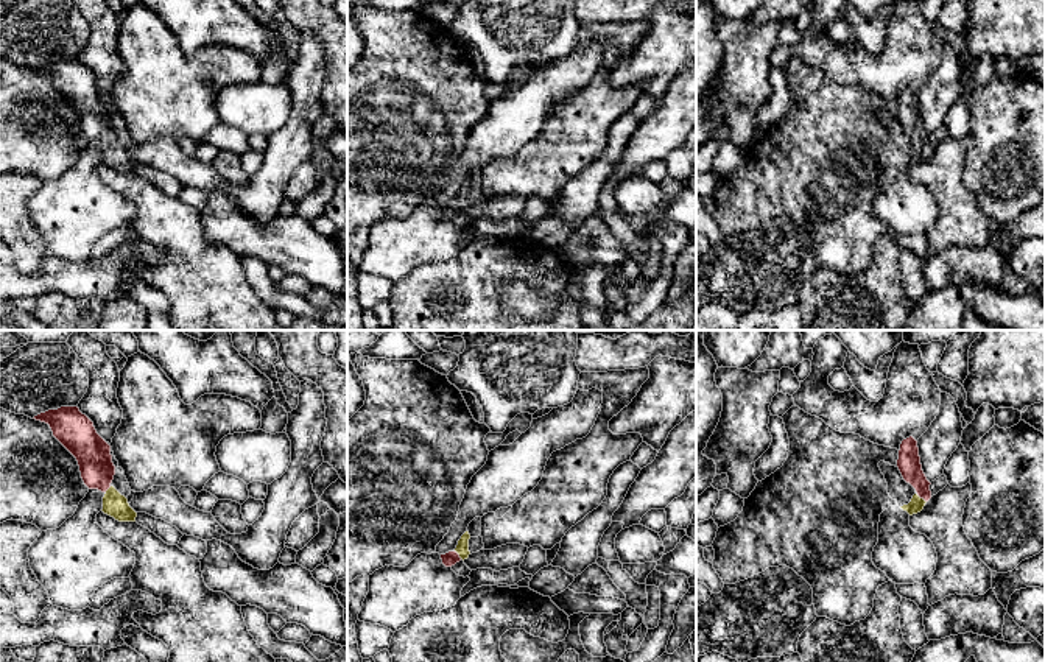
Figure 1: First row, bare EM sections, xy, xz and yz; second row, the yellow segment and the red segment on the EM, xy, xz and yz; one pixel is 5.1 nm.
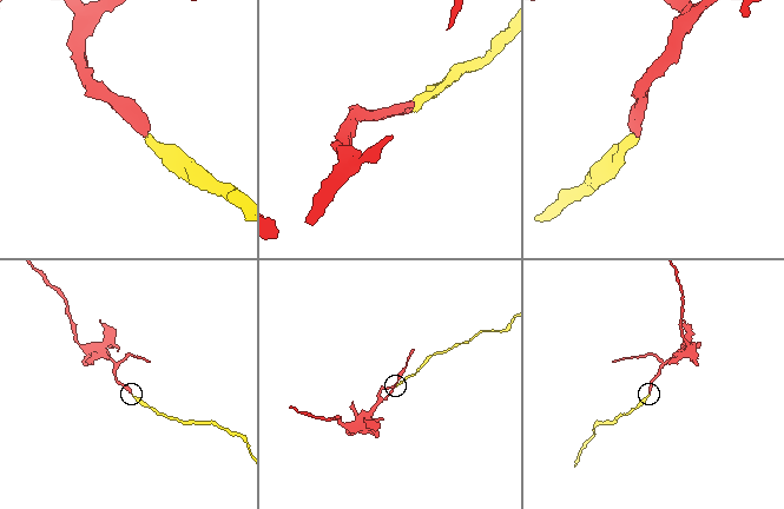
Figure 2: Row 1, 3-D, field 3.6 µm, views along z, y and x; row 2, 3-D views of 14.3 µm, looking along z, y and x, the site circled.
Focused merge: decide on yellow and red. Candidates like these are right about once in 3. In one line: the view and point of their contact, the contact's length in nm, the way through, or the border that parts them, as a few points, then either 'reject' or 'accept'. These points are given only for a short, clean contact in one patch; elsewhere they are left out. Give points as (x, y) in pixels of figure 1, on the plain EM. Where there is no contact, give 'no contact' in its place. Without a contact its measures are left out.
yz (919, 148) | 70 nm | across yz (916, 156), (919, 148), (919, 133), (908, 114) | accept

